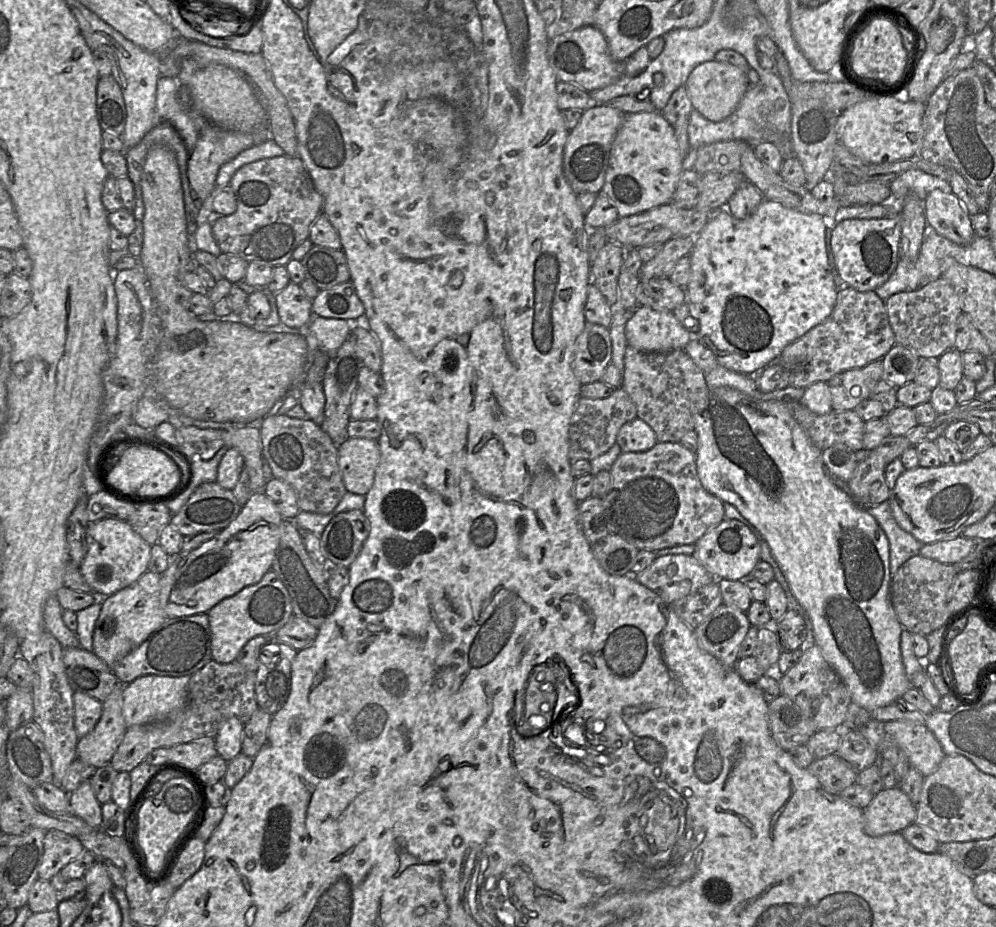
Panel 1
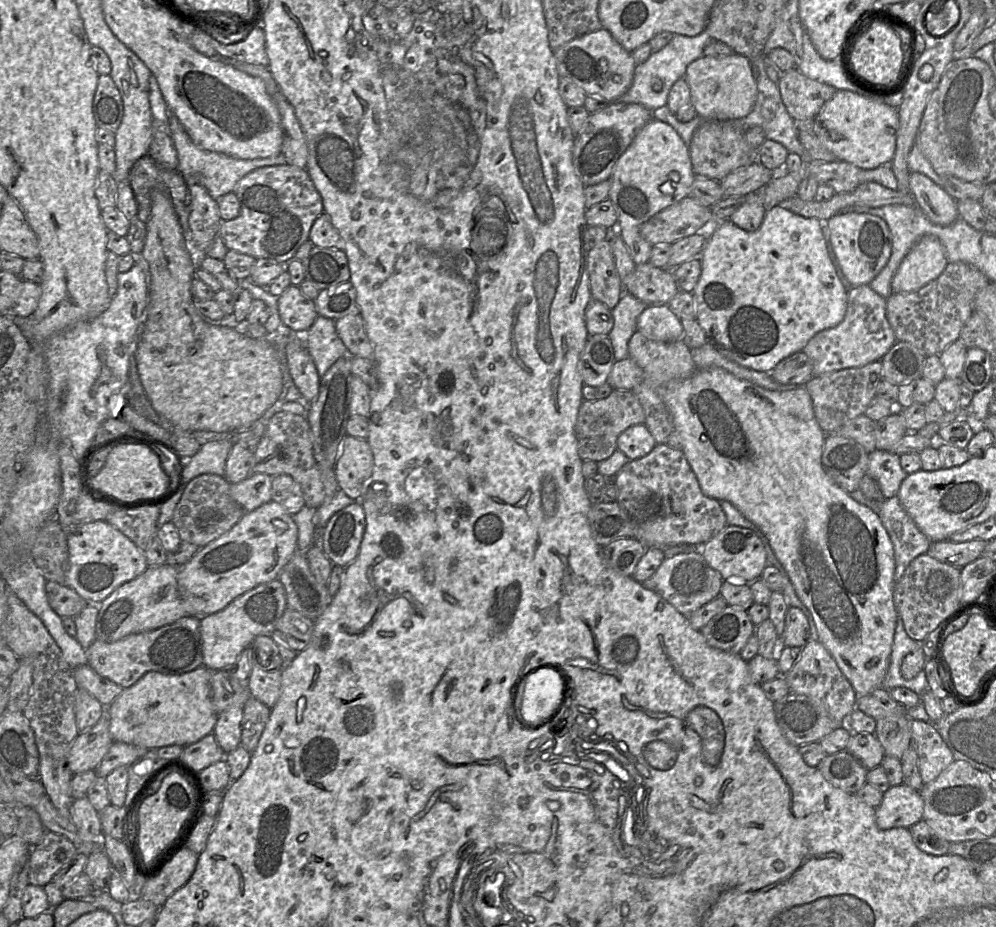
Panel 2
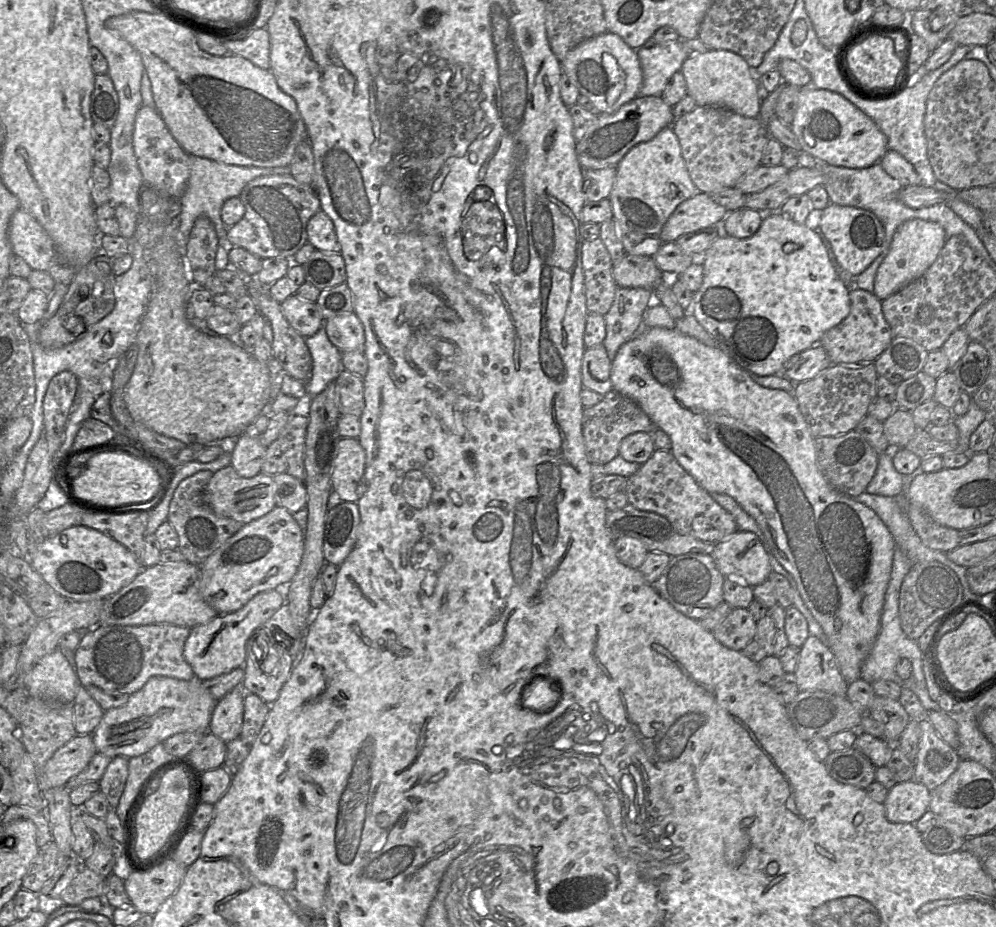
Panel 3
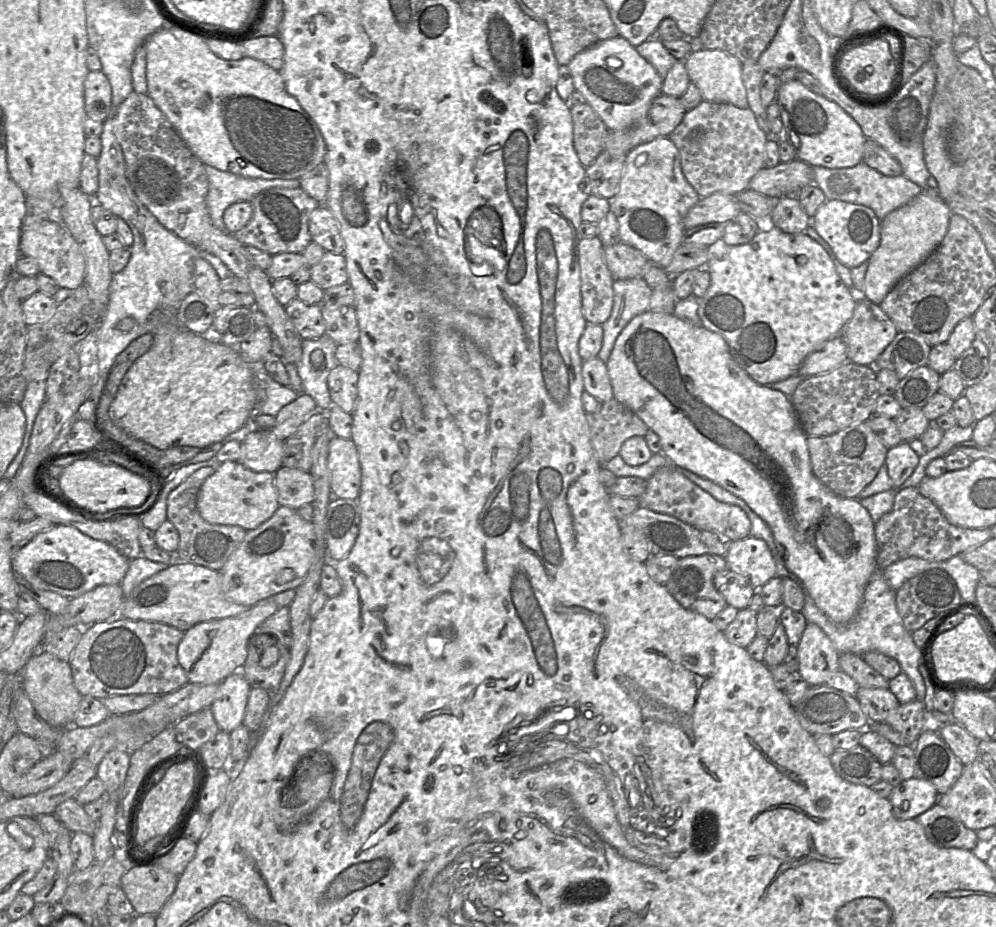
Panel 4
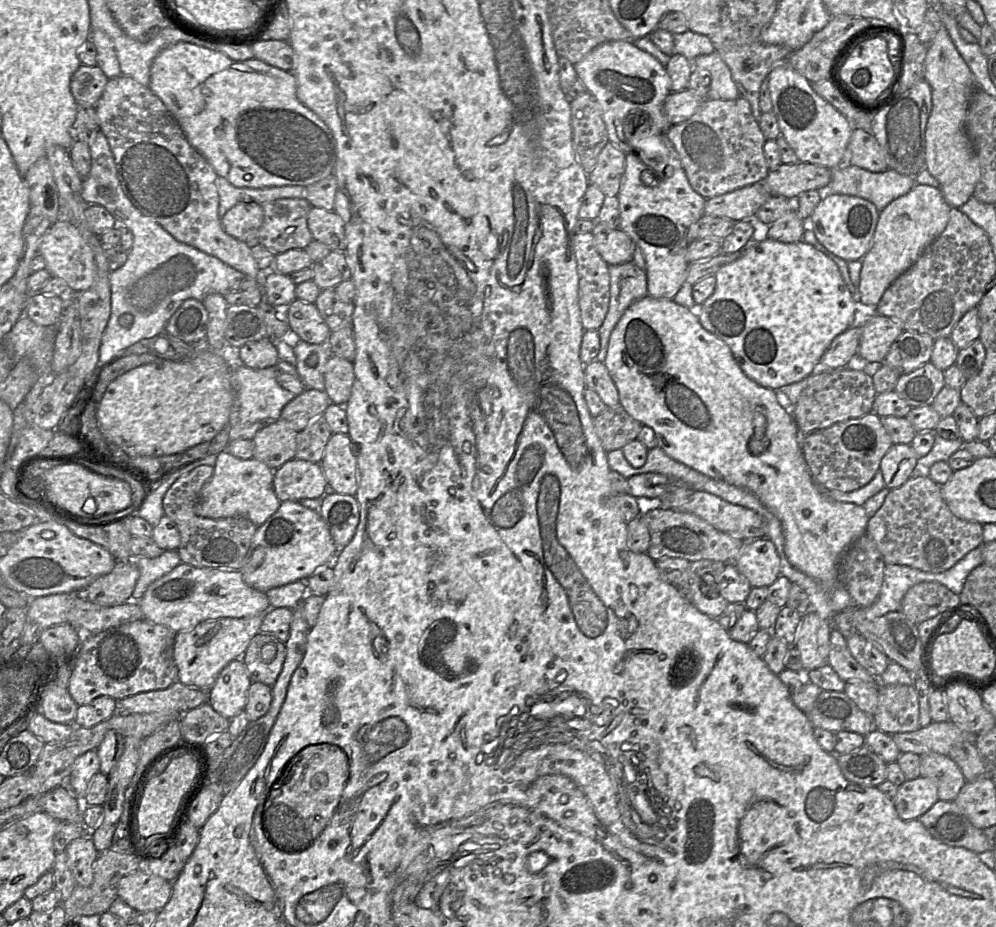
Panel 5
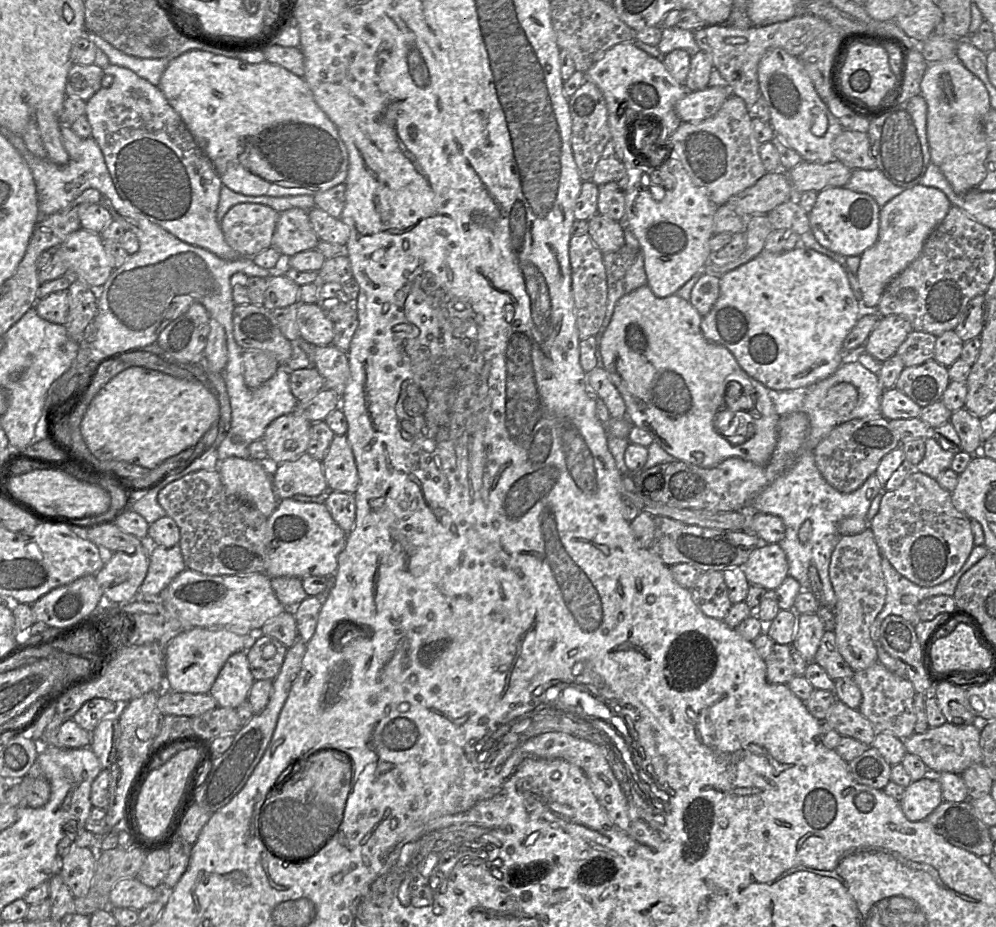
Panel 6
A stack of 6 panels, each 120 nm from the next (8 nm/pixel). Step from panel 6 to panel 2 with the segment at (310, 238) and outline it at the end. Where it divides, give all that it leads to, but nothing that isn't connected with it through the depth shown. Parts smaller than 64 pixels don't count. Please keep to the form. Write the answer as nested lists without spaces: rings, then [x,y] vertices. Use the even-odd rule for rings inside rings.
[[[285,164],[258,168],[243,177],[234,190],[241,204],[240,215],[230,221],[222,221],[220,236],[228,250],[234,250],[256,259],[271,259],[288,264],[298,249],[309,240],[311,228],[322,215],[323,202],[306,169]]]

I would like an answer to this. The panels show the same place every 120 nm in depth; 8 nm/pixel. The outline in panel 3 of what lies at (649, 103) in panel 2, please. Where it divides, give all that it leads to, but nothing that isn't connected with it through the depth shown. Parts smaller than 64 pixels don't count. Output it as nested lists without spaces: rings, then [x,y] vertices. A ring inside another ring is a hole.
[[[653,36],[645,42],[644,47],[637,50],[637,54],[643,72],[643,83],[638,96],[662,96],[667,82],[675,72],[681,71],[683,62],[688,57],[681,39],[655,44]]]

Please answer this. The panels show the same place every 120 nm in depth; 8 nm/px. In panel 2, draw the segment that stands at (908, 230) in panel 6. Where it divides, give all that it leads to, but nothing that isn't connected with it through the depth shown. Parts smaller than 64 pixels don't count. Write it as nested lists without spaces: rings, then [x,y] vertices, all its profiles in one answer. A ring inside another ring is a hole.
[[[925,235],[910,249],[897,269],[891,287],[893,293],[917,291],[938,278],[948,264],[940,240]]]

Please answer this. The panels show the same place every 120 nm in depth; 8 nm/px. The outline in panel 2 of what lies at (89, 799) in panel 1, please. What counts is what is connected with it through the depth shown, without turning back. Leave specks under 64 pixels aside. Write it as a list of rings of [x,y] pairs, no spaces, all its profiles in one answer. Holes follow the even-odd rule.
[[[87,796],[72,800],[70,819],[85,844],[101,844],[102,848],[103,831],[99,812],[95,810]]]

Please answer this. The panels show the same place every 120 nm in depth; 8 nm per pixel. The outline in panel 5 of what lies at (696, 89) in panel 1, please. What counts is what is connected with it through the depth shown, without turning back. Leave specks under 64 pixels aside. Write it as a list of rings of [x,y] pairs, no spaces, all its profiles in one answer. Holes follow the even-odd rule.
[[[717,51],[697,56],[690,61],[694,68],[704,69],[710,73],[709,99],[734,100],[740,96],[729,67]]]

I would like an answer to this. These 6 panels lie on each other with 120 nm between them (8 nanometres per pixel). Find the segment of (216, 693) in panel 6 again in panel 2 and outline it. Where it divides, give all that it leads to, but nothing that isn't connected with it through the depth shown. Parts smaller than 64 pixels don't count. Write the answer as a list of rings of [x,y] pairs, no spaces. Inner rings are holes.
[[[233,706],[218,714],[213,734],[225,754],[241,744],[243,707]]]

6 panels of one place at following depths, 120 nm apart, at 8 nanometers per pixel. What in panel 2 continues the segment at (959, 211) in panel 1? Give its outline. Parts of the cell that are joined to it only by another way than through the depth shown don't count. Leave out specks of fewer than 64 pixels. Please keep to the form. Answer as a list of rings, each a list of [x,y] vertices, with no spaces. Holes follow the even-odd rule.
[[[911,172],[909,187],[915,205],[932,223],[945,226],[953,223],[959,217],[957,201],[927,176]]]

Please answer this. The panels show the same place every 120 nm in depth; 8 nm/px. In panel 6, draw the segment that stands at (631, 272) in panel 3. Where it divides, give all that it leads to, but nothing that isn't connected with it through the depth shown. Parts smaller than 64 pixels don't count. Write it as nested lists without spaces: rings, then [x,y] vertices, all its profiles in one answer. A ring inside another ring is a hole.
[[[600,213],[588,221],[587,233],[602,254],[618,251],[625,245],[624,224]]]

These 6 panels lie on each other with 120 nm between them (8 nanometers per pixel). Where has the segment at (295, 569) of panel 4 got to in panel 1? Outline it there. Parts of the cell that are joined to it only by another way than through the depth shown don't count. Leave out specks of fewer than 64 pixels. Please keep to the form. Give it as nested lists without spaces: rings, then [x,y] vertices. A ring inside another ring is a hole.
[[[253,492],[239,515],[214,538],[200,547],[171,556],[170,565],[161,574],[160,603],[169,618],[208,613],[225,598],[232,597],[243,588],[258,583],[271,569],[284,527],[284,517],[276,504],[263,492]]]

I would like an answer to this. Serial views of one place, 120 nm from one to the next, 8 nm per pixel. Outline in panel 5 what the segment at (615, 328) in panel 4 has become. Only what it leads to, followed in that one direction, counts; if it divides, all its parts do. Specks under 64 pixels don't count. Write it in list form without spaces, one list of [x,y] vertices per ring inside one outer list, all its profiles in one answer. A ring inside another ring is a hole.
[[[633,261],[608,265],[610,275],[610,301],[606,317],[598,329],[600,349],[596,360],[603,362],[611,332],[624,314],[636,301],[648,295],[646,271]]]

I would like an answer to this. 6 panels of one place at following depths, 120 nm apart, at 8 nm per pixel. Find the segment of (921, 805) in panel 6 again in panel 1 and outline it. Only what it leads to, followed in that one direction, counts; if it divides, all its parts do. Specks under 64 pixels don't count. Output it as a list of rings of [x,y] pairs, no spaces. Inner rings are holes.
[[[900,787],[883,789],[863,809],[864,831],[870,836],[900,832],[915,822],[917,806]]]

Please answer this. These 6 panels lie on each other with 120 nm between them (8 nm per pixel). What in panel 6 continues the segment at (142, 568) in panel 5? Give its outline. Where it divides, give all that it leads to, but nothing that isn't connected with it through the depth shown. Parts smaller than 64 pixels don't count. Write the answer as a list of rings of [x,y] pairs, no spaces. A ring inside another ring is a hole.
[[[150,544],[149,568],[140,586],[140,595],[159,595],[185,569],[179,544],[171,548]]]

